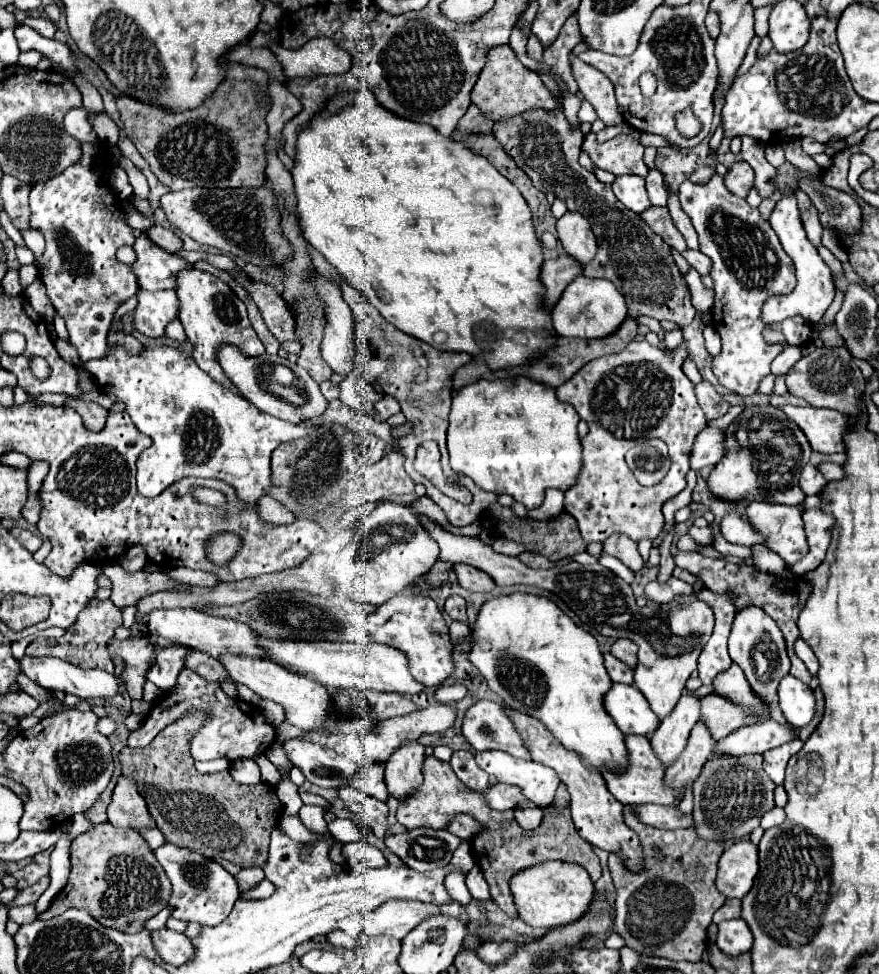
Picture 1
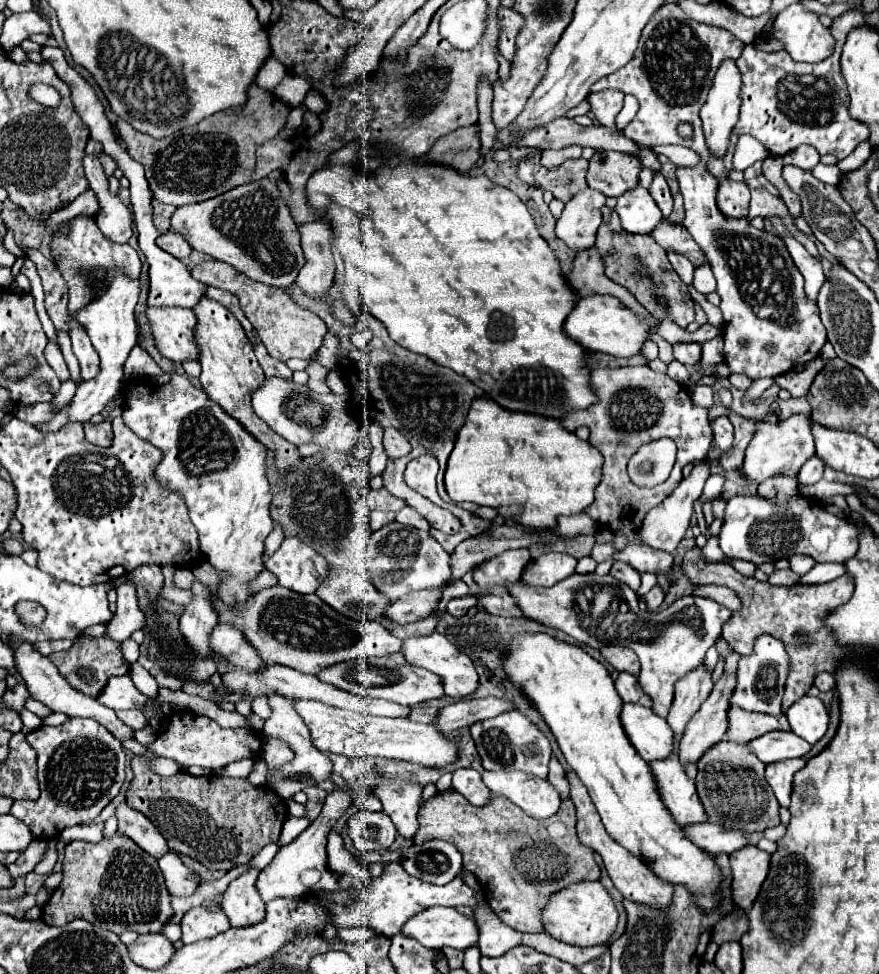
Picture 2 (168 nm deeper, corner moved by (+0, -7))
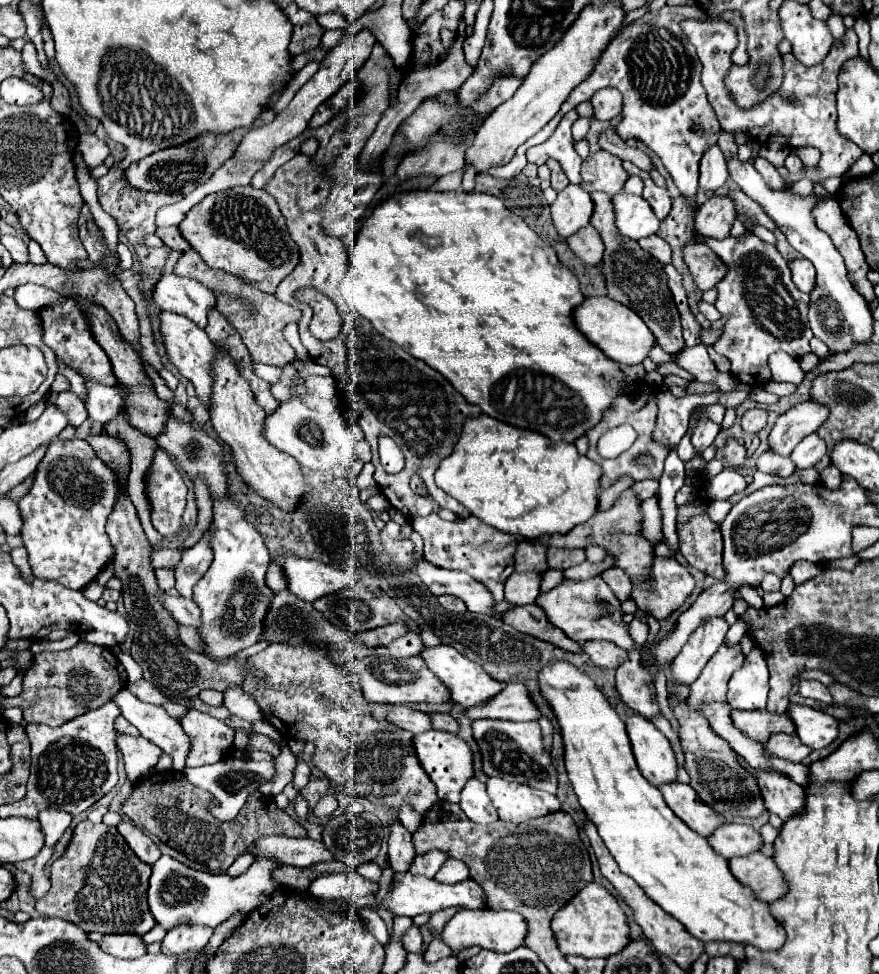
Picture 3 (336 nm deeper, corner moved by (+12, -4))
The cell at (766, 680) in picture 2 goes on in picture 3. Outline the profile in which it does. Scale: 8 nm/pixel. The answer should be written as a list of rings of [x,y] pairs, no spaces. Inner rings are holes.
[[[755,647],[745,659],[741,670],[729,680],[727,702],[737,710],[761,710],[767,702],[769,671],[764,652]]]

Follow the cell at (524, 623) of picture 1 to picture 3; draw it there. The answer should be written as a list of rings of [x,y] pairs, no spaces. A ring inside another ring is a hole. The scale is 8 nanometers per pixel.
[[[569,662],[547,664],[539,672],[539,682],[541,694],[549,700],[561,724],[565,742],[565,768],[579,804],[585,810],[587,818],[595,824],[599,836],[613,854],[621,872],[631,876],[655,904],[659,904],[669,916],[679,920],[685,930],[701,942],[739,942],[743,946],[755,946],[761,952],[779,950],[781,944],[785,944],[785,930],[777,920],[773,920],[769,904],[759,900],[729,872],[729,860],[717,856],[707,838],[697,836],[683,820],[677,820],[677,816],[673,816],[661,792],[657,790],[663,784],[671,784],[677,780],[677,762],[673,750],[669,748],[669,740],[665,740],[665,736],[661,736],[661,732],[639,714],[627,716],[625,730],[623,720],[611,708],[607,698],[597,690],[595,682],[589,680],[589,676],[585,676],[583,672],[577,672],[577,668],[569,666]]]

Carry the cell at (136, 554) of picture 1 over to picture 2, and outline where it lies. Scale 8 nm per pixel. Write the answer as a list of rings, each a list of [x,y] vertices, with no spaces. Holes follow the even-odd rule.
[[[125,581],[115,591],[117,591],[117,611],[107,627],[107,633],[119,643],[123,643],[125,639],[131,637],[133,631],[145,627],[145,615],[137,605],[137,589],[133,581]]]

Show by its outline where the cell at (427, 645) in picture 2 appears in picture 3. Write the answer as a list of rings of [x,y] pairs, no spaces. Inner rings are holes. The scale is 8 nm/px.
[[[435,646],[435,648],[425,648],[425,652],[421,654],[423,660],[429,664],[429,670],[433,670],[451,690],[451,696],[457,704],[465,706],[465,708],[475,708],[481,706],[485,702],[489,702],[491,698],[497,696],[497,692],[501,692],[505,688],[505,682],[493,680],[483,666],[479,666],[477,662],[471,662],[469,658],[465,658],[463,654],[459,654],[455,648],[451,646]]]

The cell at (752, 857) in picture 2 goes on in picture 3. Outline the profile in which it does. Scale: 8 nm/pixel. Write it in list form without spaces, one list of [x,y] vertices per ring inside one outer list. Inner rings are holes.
[[[761,852],[733,858],[729,860],[729,868],[741,884],[749,886],[757,894],[759,900],[775,902],[789,892],[789,884],[785,882],[785,876],[777,868],[775,860]]]

